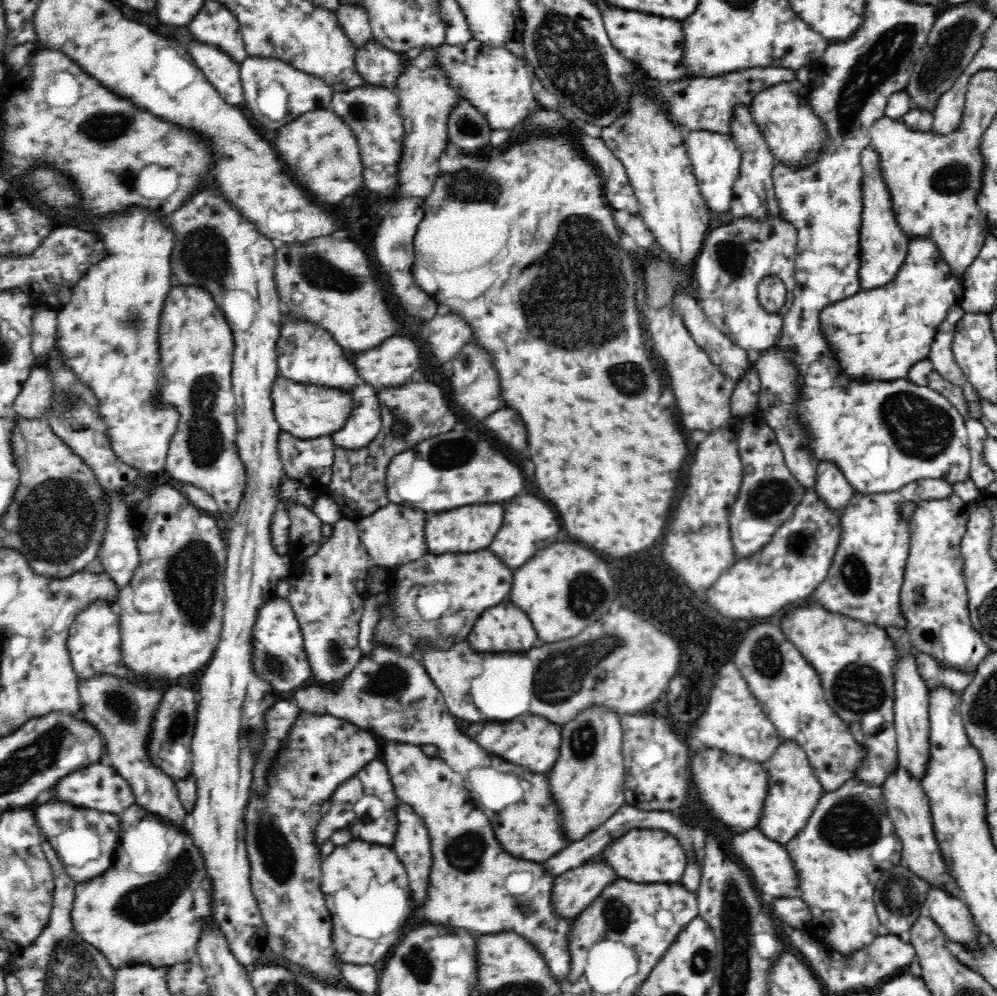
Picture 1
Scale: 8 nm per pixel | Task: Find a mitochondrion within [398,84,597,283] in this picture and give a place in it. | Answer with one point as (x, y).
(466, 125)

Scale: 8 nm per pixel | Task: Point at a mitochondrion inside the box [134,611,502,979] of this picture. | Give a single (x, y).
(276, 855)

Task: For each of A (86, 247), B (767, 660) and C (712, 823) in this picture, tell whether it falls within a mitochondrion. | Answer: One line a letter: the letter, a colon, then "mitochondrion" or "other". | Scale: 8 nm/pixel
A: other
B: mitochondrion
C: other

